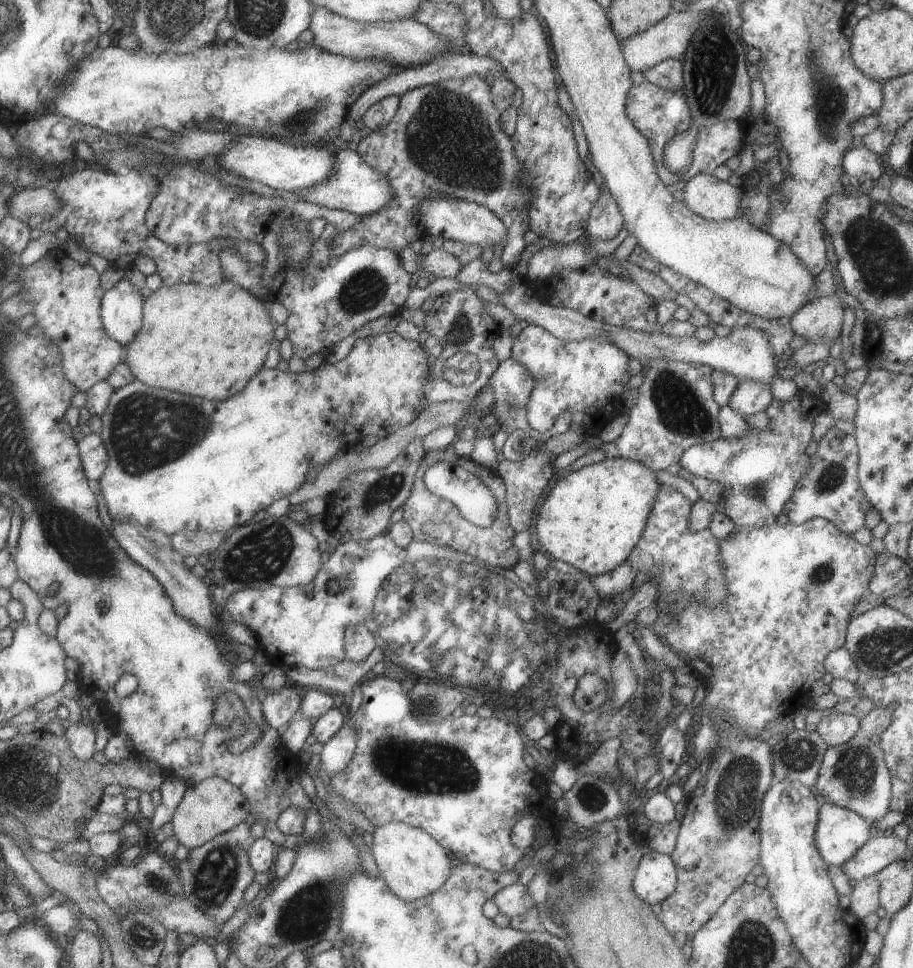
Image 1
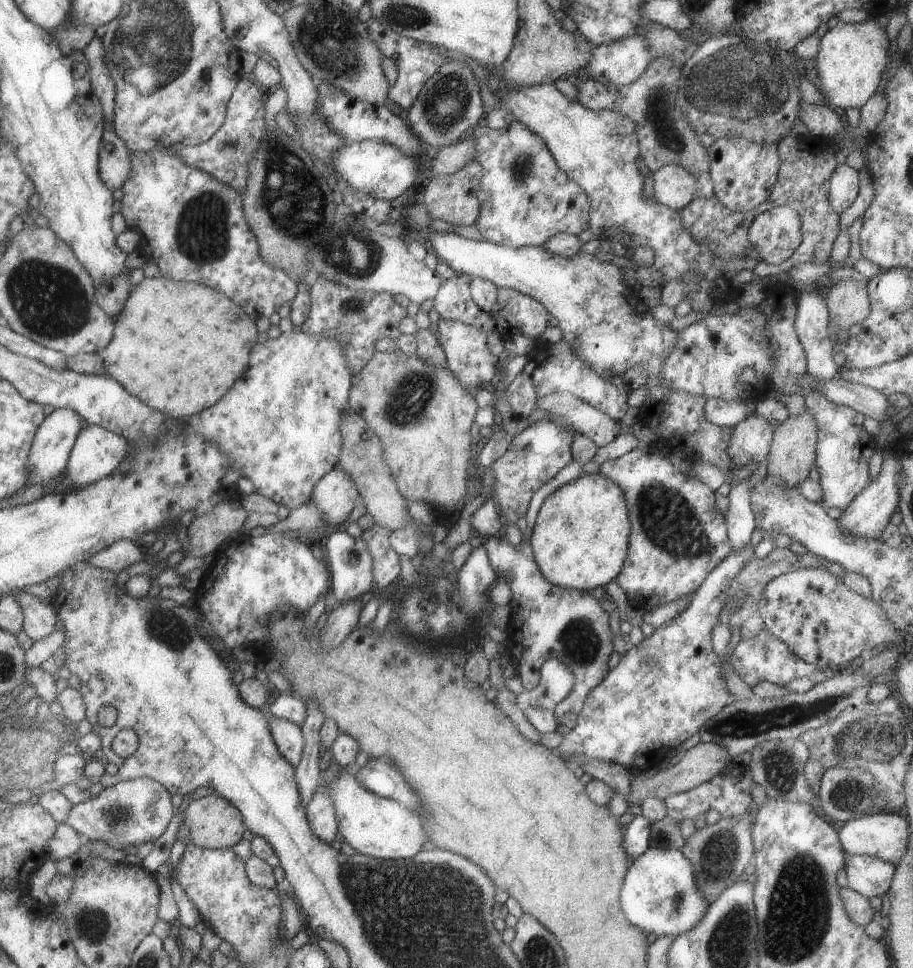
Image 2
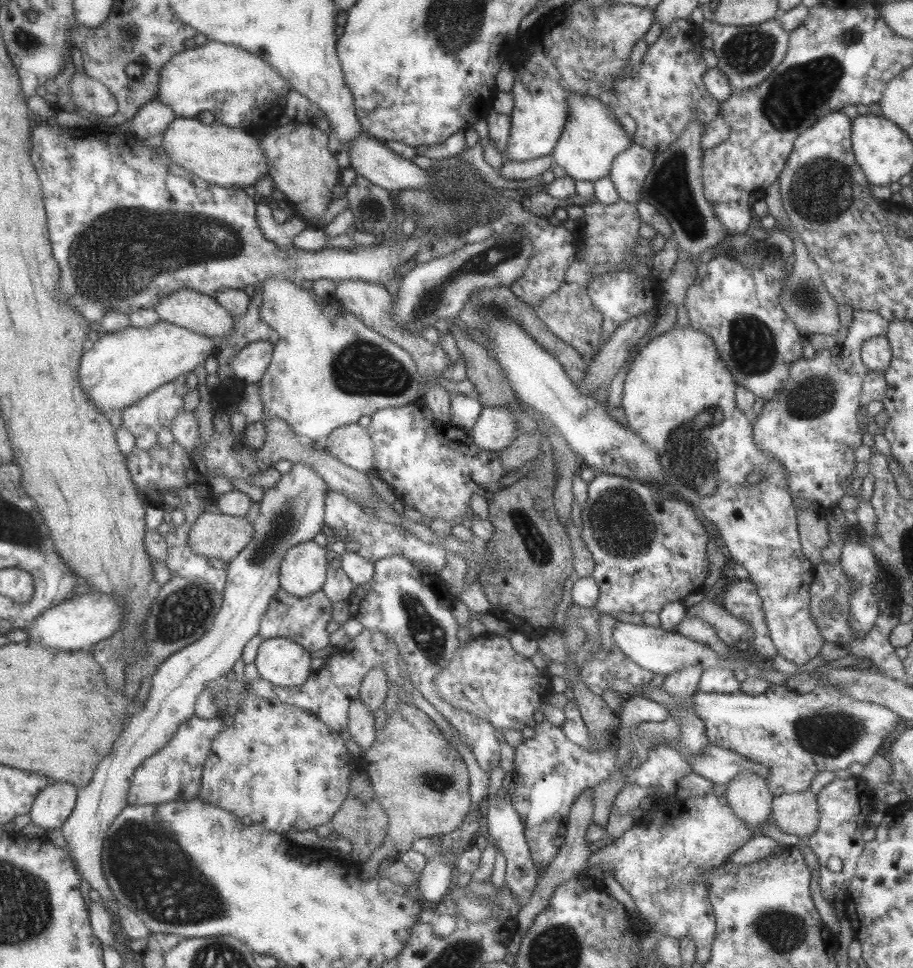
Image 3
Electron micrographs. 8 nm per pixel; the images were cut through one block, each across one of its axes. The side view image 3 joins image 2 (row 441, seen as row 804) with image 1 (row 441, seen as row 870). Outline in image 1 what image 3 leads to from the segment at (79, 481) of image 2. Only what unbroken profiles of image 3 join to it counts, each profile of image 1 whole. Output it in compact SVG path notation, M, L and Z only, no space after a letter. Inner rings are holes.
M91 433L78 443L83 471L88 480L100 480L109 465L107 448L99 434Z

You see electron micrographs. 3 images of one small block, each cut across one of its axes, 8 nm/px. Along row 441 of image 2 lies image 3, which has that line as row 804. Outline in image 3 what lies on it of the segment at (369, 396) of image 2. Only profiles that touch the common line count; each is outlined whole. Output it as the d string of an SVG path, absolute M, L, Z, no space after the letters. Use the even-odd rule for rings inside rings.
M399 701L387 718L384 728L377 730L375 742L363 753L364 764L366 764L364 770L373 785L375 797L379 799L389 818L384 843L374 850L368 861L361 863L364 865L364 870L361 869L361 872L370 876L376 874L378 865L384 860L400 859L413 849L416 840L452 832L462 824L466 815L475 809L469 790L469 772L462 756L455 745L446 740L445 734L426 715L426 712L410 702Z

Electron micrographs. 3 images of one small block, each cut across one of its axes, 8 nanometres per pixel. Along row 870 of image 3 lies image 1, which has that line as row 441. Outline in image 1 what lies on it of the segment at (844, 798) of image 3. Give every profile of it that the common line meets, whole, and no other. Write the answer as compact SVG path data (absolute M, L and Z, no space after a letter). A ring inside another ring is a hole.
M836 419L835 425L830 428L818 442L818 449L810 457L810 468L804 472L804 476L798 482L798 487L792 493L790 501L783 508L783 513L792 524L802 524L814 517L822 517L833 522L842 532L852 536L854 532L866 526L866 513L871 504L864 494L858 480L859 450L856 442L854 420Z

